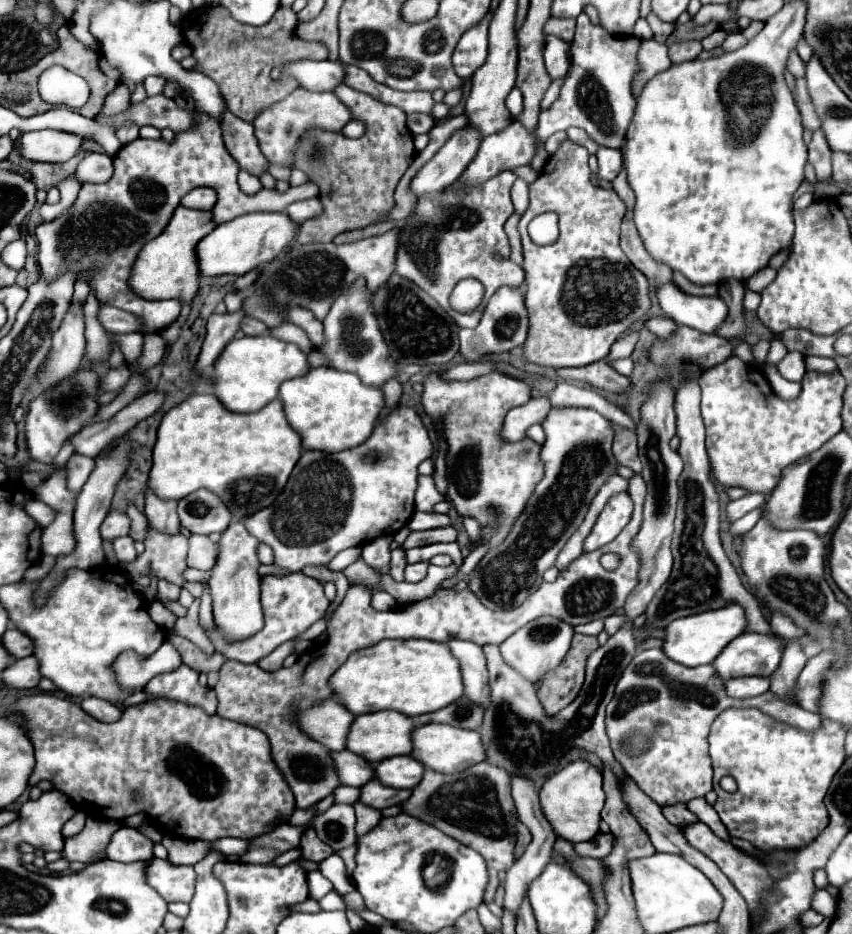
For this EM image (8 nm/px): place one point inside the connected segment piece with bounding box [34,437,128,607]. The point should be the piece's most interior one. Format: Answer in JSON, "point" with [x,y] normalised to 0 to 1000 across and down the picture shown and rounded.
{"point":[109,536]}

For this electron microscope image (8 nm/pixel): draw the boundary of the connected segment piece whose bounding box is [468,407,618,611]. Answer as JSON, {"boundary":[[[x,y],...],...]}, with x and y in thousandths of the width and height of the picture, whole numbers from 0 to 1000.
{"boundary":[[[648,436],[636,449],[636,457],[641,461],[641,474],[634,483],[638,511],[594,577],[566,596],[549,620],[552,633],[573,652],[603,652],[613,648],[622,633],[634,628],[636,613],[650,605],[662,581],[681,564],[697,530],[725,500],[718,489],[718,455],[702,440],[685,436]]]}

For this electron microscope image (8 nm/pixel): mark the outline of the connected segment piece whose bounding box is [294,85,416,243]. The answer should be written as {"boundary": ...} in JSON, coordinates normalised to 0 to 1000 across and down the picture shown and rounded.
{"boundary":[[[406,91],[394,93],[394,102],[413,121],[425,121],[432,140],[420,149],[411,149],[401,142],[364,136],[352,147],[345,160],[345,179],[357,183],[362,192],[376,200],[373,211],[380,224],[373,232],[352,241],[350,260],[385,260],[404,247],[441,239],[462,219],[462,202],[488,168],[484,142],[477,136],[477,121],[472,117]]]}

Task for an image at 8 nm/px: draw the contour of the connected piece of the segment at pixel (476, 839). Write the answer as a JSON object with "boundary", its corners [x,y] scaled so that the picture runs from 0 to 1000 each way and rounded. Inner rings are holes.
{"boundary":[[[573,815],[559,817],[556,821],[535,830],[521,830],[500,823],[495,838],[484,845],[481,855],[474,858],[469,864],[472,870],[479,870],[498,881],[507,881],[519,892],[554,907],[570,920],[575,943],[569,952],[568,966],[579,966],[586,949],[585,935],[599,930],[603,924],[606,900],[599,896],[599,873],[603,868],[603,858],[599,851],[596,828],[589,821],[577,819]],[[585,888],[589,888],[587,896]]]}

